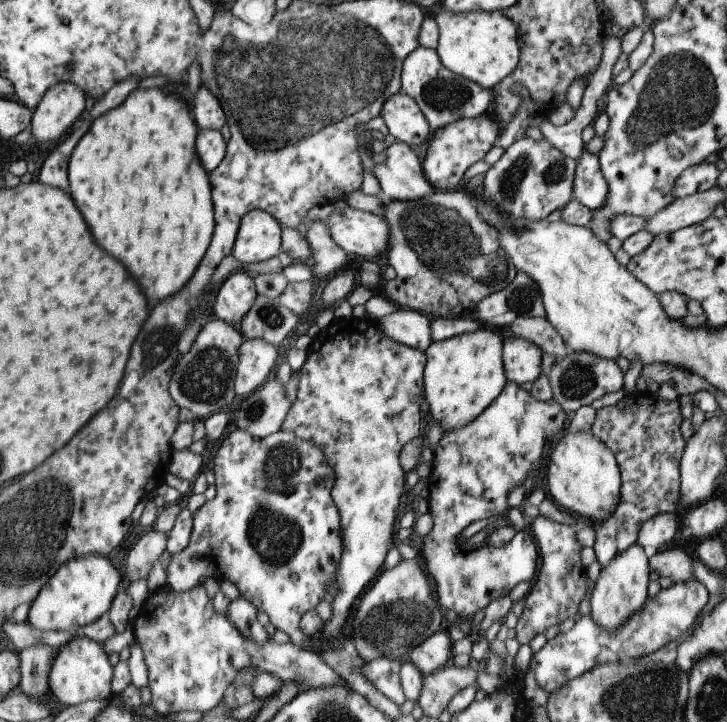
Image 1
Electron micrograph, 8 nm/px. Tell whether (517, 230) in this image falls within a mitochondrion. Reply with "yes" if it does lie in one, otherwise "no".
yes

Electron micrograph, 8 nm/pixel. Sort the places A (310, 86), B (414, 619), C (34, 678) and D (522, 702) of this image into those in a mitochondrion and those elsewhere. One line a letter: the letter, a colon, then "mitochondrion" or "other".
A: mitochondrion
B: mitochondrion
C: mitochondrion
D: other

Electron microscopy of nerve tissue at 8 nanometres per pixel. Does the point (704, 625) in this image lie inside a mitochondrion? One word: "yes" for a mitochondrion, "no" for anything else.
no

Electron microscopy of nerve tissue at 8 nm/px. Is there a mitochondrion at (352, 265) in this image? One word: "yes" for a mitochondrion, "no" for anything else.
no

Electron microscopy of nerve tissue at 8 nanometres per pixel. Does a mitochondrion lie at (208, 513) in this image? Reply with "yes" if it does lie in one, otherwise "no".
no

